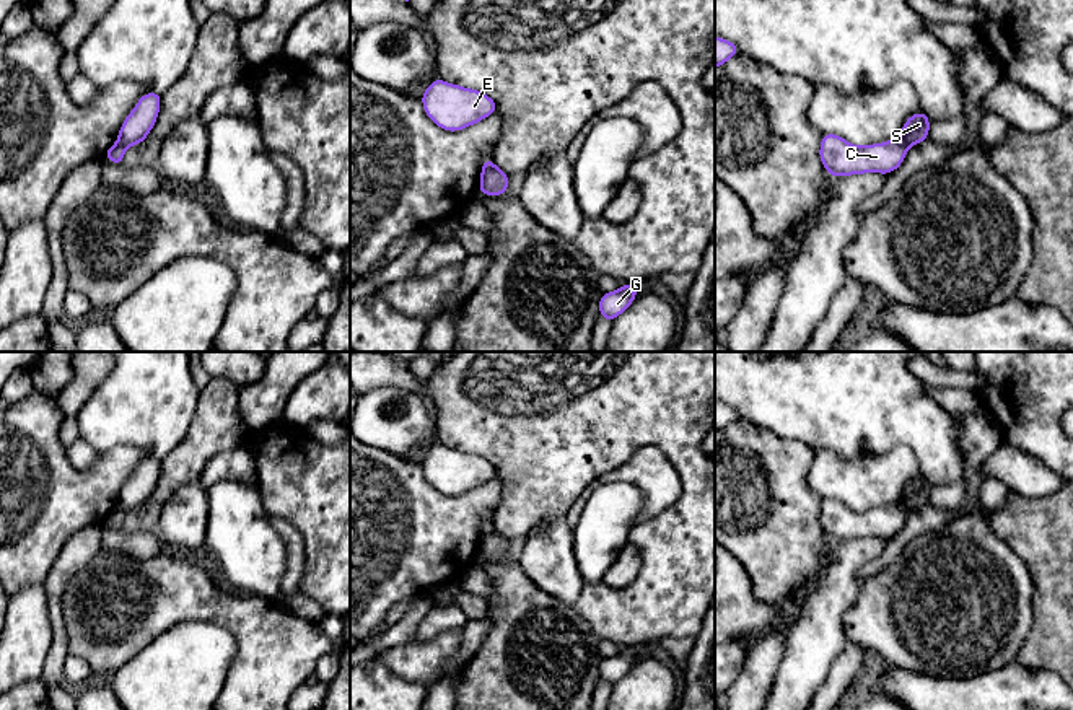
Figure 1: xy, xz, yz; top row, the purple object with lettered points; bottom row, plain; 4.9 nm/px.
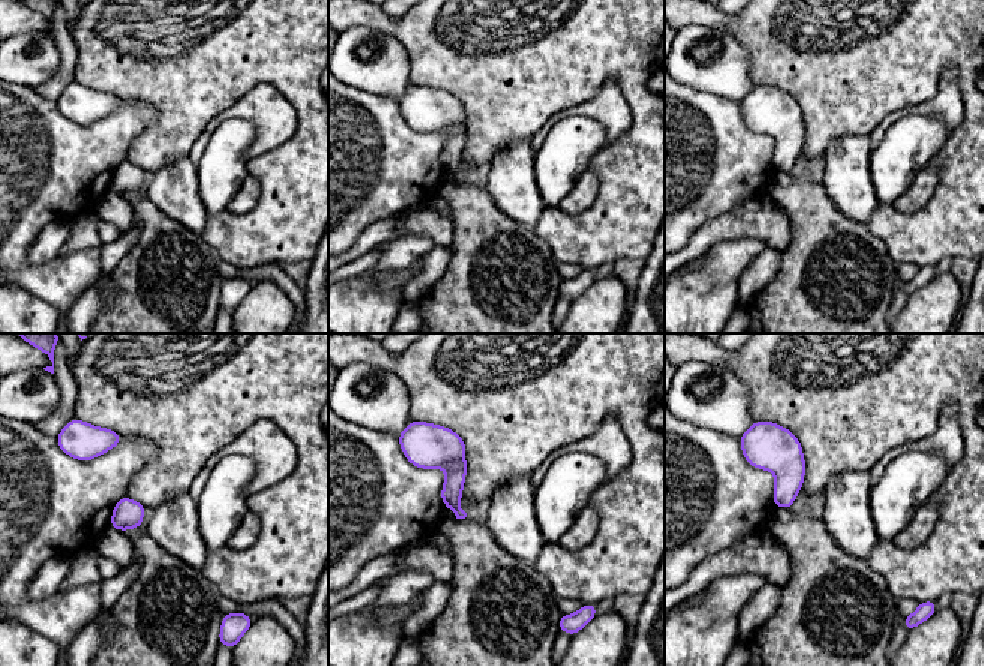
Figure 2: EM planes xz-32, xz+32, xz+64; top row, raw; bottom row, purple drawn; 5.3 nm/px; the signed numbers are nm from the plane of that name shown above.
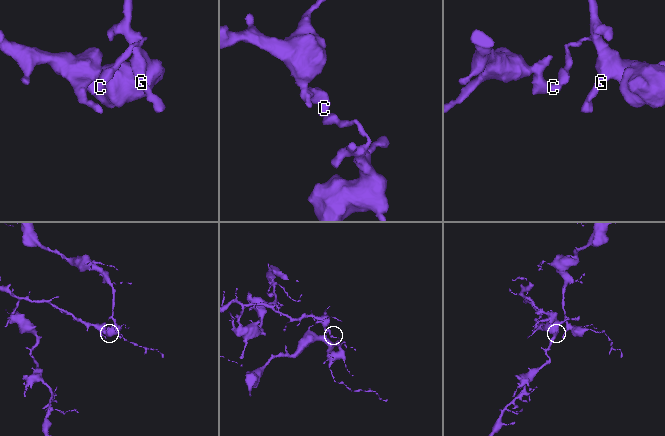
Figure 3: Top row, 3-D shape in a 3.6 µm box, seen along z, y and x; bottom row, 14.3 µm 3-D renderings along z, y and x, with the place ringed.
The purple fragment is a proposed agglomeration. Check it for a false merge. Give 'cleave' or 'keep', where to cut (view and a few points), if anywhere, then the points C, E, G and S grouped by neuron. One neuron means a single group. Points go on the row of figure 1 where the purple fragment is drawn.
cleave; cut in yz along (897, 139), (906, 147); C E / G S

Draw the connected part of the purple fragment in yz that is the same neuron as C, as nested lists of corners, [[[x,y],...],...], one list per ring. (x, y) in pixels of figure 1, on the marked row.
[[[822,134],[819,158],[832,178],[861,173],[887,176],[902,164],[905,153],[907,147],[899,138],[855,147],[837,134]]]

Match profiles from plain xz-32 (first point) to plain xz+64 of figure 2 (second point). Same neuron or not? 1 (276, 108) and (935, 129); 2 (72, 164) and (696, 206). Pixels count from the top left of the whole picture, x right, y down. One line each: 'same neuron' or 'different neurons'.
1: different neurons
2: same neuron

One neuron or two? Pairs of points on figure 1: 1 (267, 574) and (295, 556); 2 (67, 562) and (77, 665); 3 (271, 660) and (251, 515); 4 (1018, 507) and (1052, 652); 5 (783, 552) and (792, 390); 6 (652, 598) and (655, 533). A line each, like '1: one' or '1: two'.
1: two
2: two
3: two
4: one
5: two
6: one

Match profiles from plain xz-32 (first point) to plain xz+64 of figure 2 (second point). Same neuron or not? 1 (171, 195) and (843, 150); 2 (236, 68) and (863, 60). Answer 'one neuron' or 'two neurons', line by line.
1: one neuron
2: one neuron

